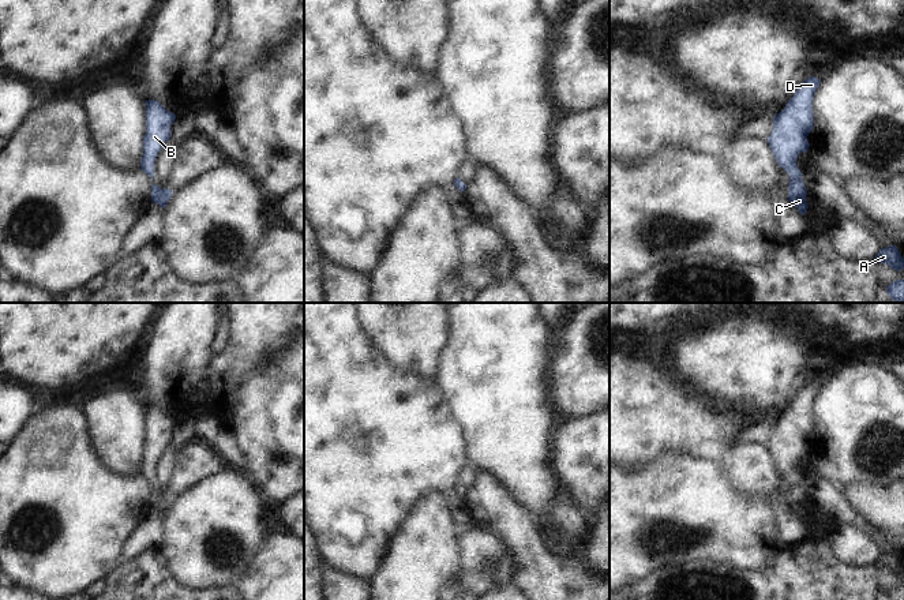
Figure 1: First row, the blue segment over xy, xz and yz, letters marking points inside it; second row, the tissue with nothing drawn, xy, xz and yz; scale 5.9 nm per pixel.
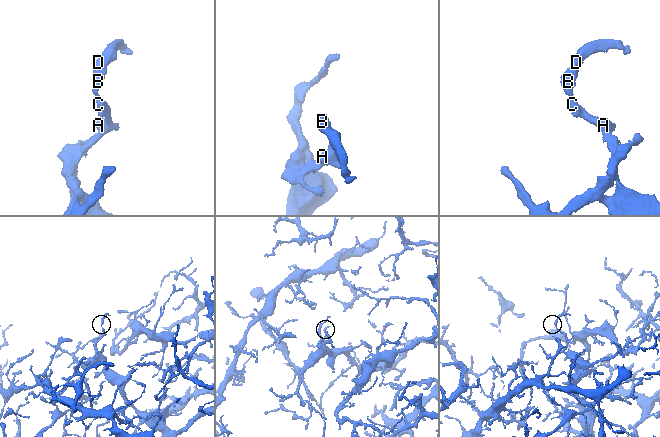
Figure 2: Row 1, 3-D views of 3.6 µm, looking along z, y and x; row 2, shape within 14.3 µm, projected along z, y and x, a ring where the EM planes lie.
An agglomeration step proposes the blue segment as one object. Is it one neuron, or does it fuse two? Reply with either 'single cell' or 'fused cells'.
single cell

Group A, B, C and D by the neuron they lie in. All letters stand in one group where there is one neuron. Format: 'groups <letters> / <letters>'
groups A B C D

